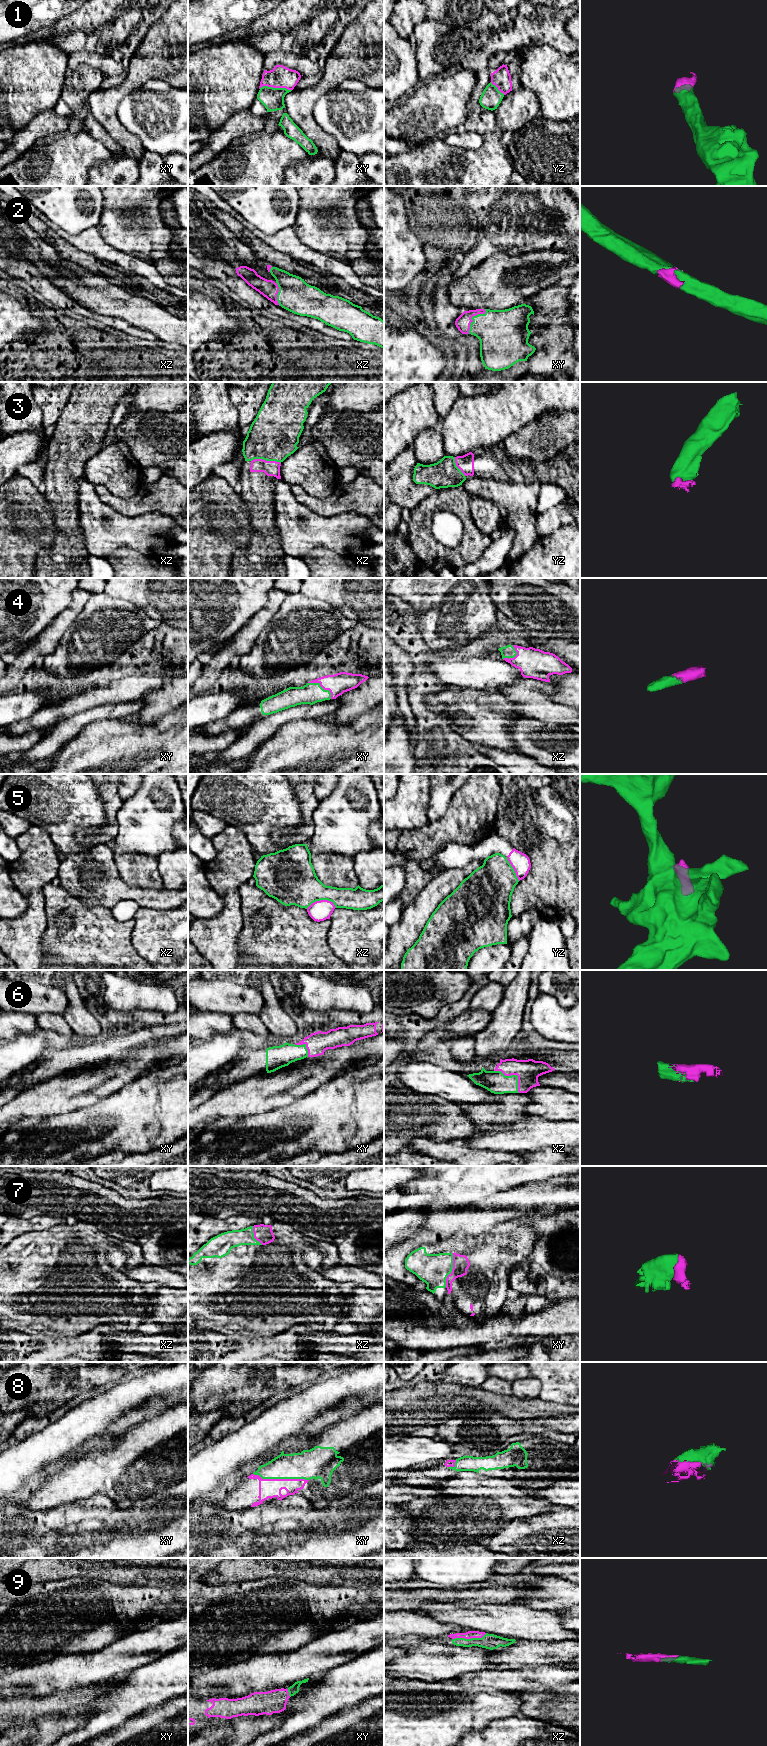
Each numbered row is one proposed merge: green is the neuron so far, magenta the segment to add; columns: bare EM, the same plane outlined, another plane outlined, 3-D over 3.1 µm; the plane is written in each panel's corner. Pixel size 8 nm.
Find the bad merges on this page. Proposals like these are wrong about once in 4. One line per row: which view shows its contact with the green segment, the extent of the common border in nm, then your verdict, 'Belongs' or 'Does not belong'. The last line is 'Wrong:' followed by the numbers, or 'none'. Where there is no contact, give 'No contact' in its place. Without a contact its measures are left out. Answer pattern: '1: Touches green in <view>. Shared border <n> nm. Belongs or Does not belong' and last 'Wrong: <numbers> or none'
1: Touches green in xy. Shared border 260 nm. Belongs
2: Touches green in xy. Shared border 240 nm. Belongs
3: Touches green in xz. Shared border 240 nm. Belongs
4: Touches green in xy. Shared border 240 nm. Belongs
5: Touches green in xz. Shared border 240 nm. Does not belong
6: Touches green in xz. Shared border 280 nm. Belongs
7: Touches green in xy. Shared border 280 nm. Belongs
8: Touches green in xy. Shared border 460 nm. Belongs
9: Touches green in xz. Shared border 280 nm. Belongs
Wrong: 5

